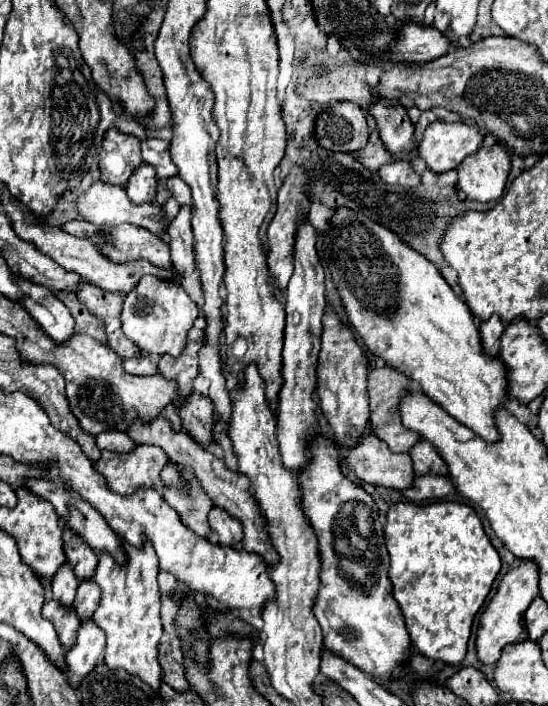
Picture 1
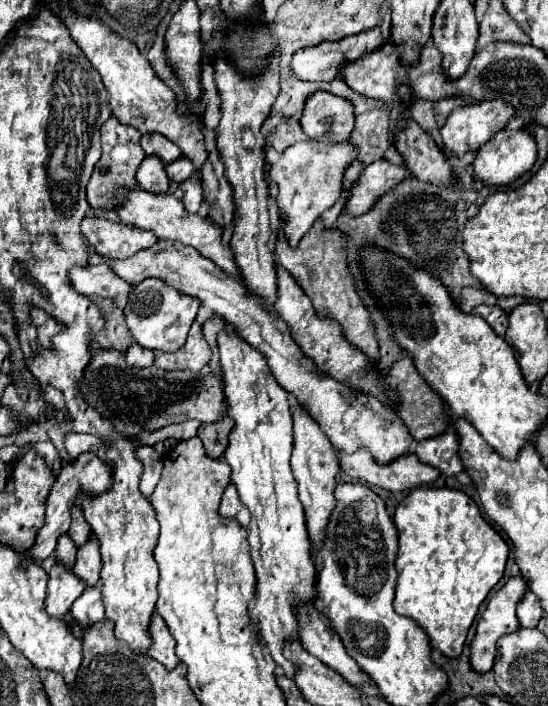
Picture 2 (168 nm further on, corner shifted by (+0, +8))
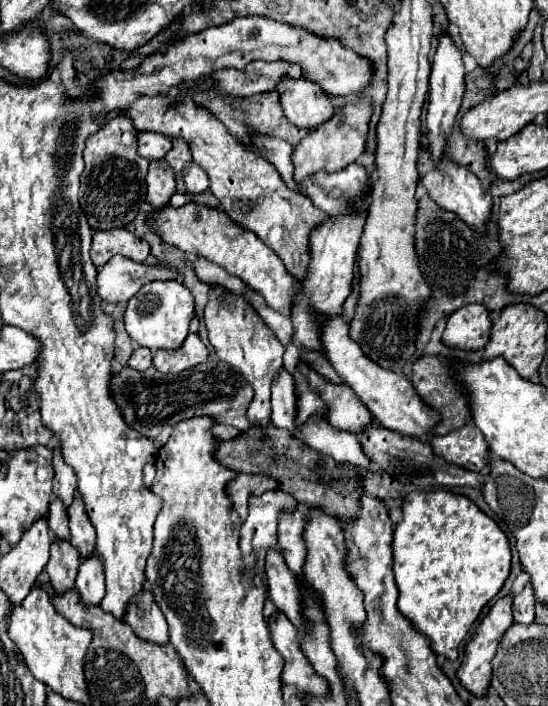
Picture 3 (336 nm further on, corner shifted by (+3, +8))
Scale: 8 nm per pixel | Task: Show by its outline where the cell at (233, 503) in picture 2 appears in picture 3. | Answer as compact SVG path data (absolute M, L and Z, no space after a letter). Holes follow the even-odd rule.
M240 473L236 479L232 479L228 483L228 497L234 503L234 509L238 511L238 515L244 519L246 517L246 503L250 495L260 495L268 489L278 489L280 483L274 477L268 475L244 475Z

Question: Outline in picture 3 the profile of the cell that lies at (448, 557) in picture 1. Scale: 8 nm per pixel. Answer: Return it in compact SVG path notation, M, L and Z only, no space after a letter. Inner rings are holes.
M414 491L406 495L404 519L394 529L394 575L398 583L398 609L430 641L430 649L448 659L458 657L458 645L466 637L482 607L502 589L510 575L510 545L494 519L482 513L468 497L450 491Z

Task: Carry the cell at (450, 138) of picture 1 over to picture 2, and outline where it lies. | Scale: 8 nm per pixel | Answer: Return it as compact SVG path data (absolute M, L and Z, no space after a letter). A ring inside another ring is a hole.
M483 101L459 107L451 111L441 127L443 145L457 157L477 151L485 141L501 131L511 117L511 107L503 105L503 101Z

